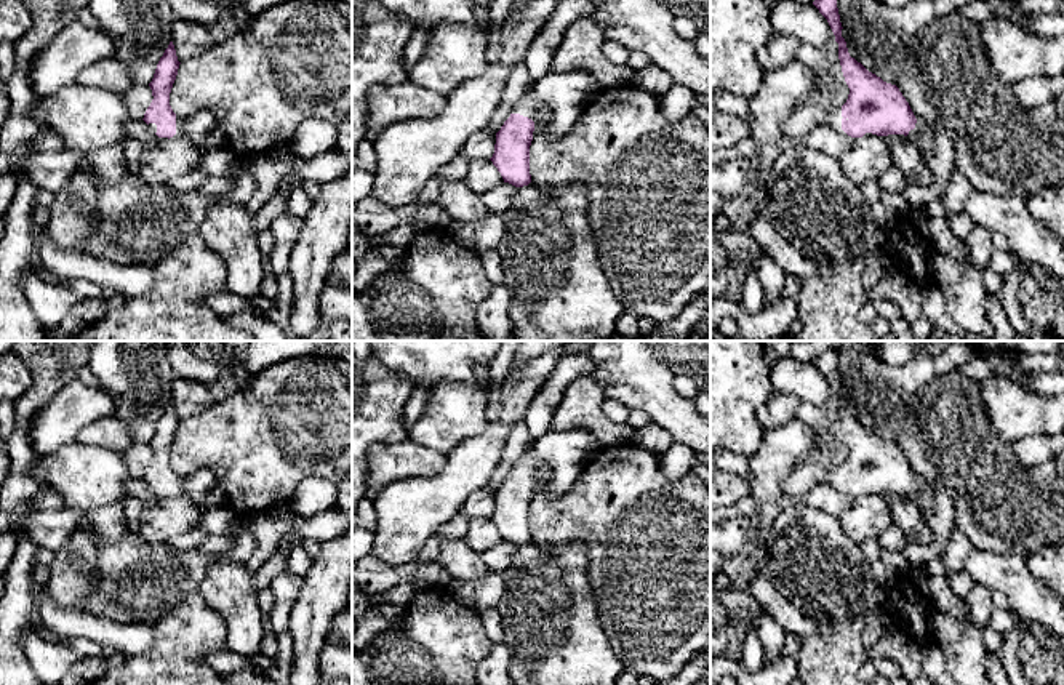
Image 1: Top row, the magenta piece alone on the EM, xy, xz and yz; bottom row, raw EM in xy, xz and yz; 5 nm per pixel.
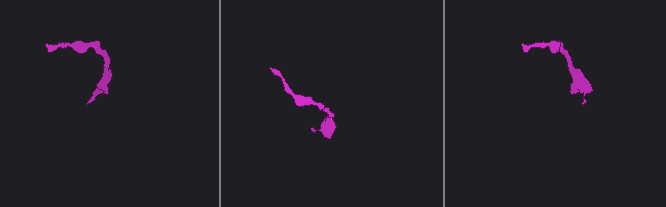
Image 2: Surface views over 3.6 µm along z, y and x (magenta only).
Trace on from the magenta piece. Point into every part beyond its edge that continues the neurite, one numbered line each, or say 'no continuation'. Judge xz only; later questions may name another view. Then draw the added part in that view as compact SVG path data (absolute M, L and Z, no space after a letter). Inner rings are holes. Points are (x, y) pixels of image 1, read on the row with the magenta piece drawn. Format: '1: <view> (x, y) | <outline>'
1: xz (530, 104) | M528 90L514 106L512 114L520 114L534 122L534 126L552 118L552 107L539 98L533 90Z

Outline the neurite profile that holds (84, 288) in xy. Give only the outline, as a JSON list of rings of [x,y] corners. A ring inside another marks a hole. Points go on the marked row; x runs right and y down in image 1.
[[[64,278],[64,286],[78,296],[78,299],[93,299],[107,296],[99,285],[83,278]]]

